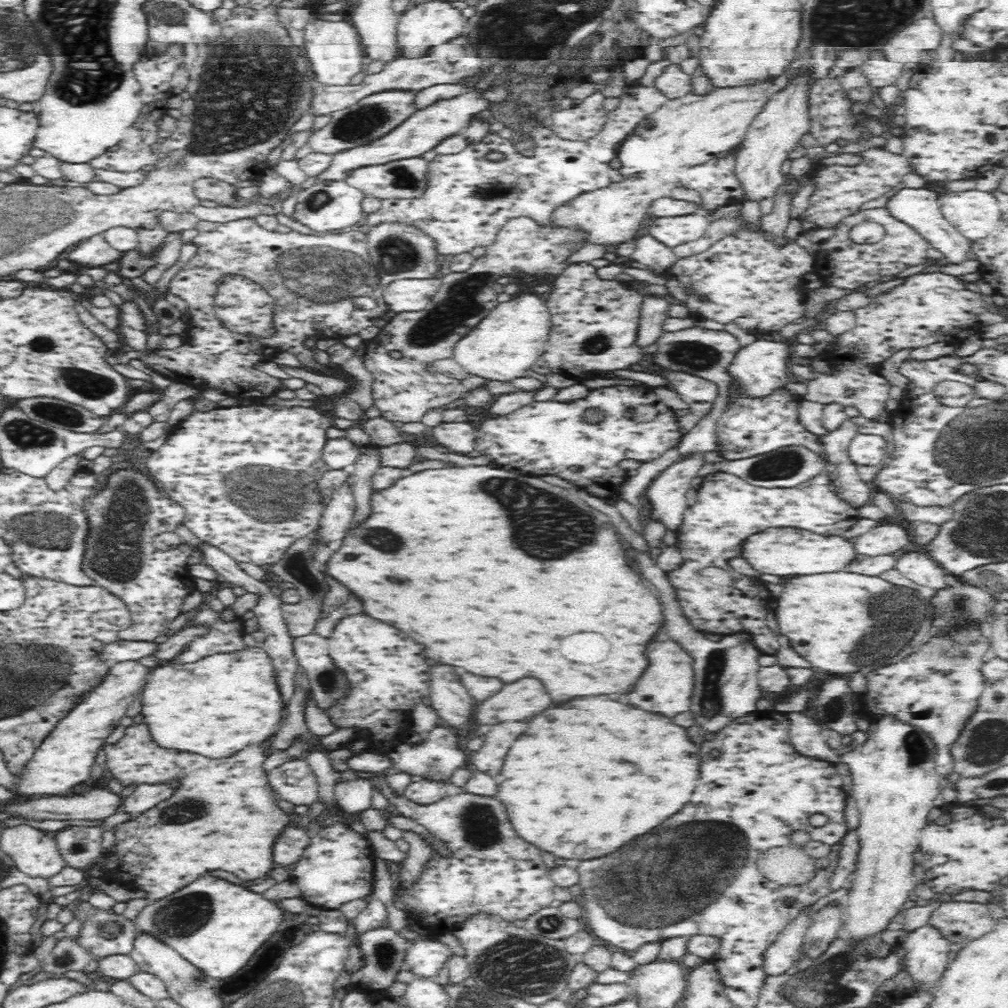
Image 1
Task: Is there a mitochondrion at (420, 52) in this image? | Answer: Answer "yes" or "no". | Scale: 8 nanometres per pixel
no

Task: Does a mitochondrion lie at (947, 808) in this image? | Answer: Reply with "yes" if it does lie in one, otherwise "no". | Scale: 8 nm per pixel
no

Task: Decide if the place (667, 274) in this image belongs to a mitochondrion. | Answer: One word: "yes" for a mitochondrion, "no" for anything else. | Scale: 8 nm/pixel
no

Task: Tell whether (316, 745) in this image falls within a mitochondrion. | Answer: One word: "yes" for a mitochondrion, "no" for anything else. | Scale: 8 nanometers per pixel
no

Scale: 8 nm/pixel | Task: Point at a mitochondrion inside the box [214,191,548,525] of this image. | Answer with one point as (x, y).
(297, 270)

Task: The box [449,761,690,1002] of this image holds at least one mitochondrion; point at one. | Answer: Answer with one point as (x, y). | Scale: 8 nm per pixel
(506, 963)

